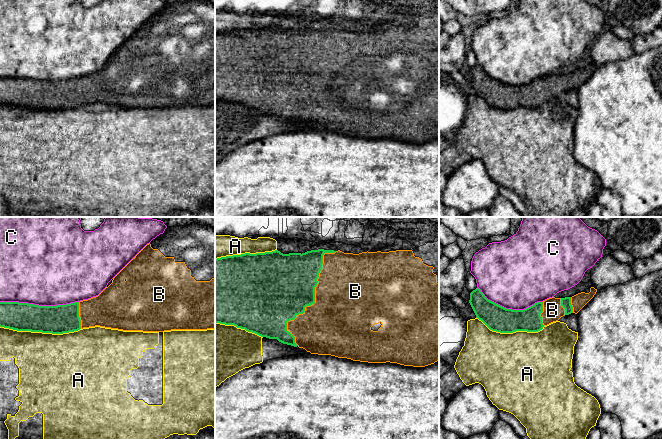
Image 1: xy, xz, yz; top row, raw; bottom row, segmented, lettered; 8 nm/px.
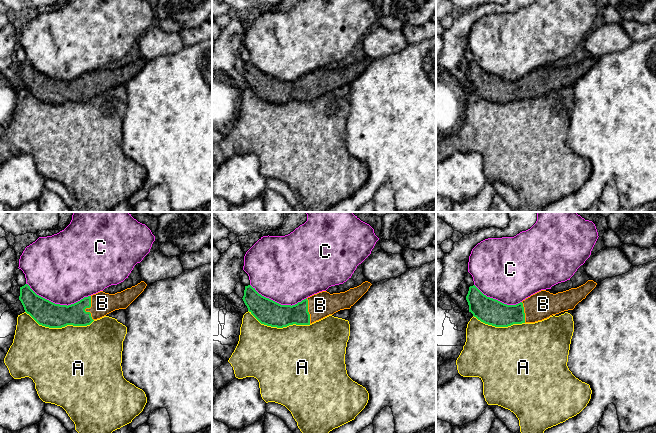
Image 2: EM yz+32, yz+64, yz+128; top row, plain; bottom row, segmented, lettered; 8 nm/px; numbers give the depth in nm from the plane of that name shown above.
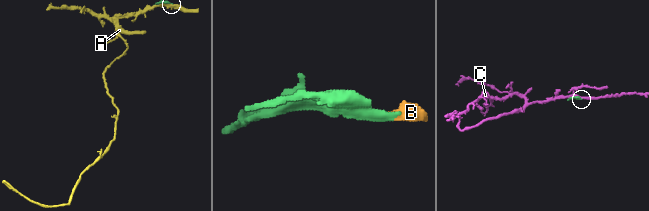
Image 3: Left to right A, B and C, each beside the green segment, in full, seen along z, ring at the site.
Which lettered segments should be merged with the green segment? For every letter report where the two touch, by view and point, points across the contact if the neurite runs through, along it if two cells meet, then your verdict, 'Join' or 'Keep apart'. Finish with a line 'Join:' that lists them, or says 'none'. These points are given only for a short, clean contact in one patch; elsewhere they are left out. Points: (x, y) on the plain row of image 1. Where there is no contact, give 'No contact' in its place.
A: Touches green at xy (40, 107). Keep apart
B: Touches green at xz (314, 75). Join
C: Touches green at xy (38, 81). Keep apart
Join: B

